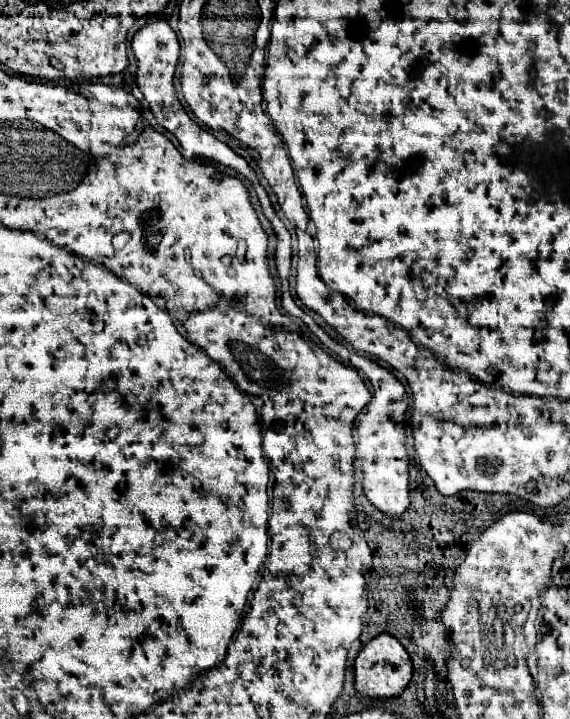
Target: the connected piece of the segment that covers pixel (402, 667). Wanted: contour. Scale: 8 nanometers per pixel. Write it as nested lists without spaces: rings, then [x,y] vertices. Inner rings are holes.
[[[380,634],[370,640],[354,662],[354,688],[358,694],[368,698],[396,698],[408,686],[412,678],[410,656],[404,646],[390,634]]]

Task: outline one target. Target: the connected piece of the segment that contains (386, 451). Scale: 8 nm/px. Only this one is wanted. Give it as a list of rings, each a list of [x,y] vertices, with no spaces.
[[[334,340],[334,352],[344,358],[346,364],[354,366],[358,372],[362,372],[372,388],[374,396],[368,404],[368,410],[364,410],[356,420],[356,446],[358,446],[358,460],[362,466],[362,484],[366,498],[384,514],[400,516],[410,506],[408,500],[408,454],[406,454],[406,426],[398,426],[406,422],[406,410],[408,410],[408,396],[400,380],[396,380],[386,368],[376,364],[374,360],[360,356],[340,342]]]

